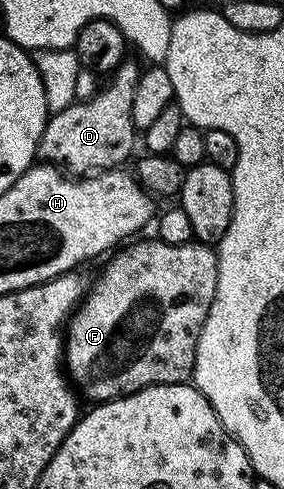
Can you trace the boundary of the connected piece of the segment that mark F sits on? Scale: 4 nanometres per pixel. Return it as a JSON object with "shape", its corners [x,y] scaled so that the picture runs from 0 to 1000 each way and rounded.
{"shape":[[[546,485],[504,489],[454,495],[447,503],[412,511],[391,524],[398,530],[356,550],[352,564],[338,571],[338,581],[327,587],[320,581],[306,589],[296,609],[282,613],[282,626],[254,638],[254,648],[232,663],[232,691],[225,695],[225,730],[218,740],[257,793],[299,818],[306,818],[303,814],[324,816],[320,820],[415,816],[430,808],[447,808],[458,800],[493,800],[507,791],[532,791],[539,783],[658,783],[673,777],[676,765],[683,763],[697,689],[711,681],[711,665],[739,640],[739,624],[754,624],[754,599],[768,591],[764,515],[736,499],[701,493],[680,493],[655,501],[585,501],[567,489]]]}

